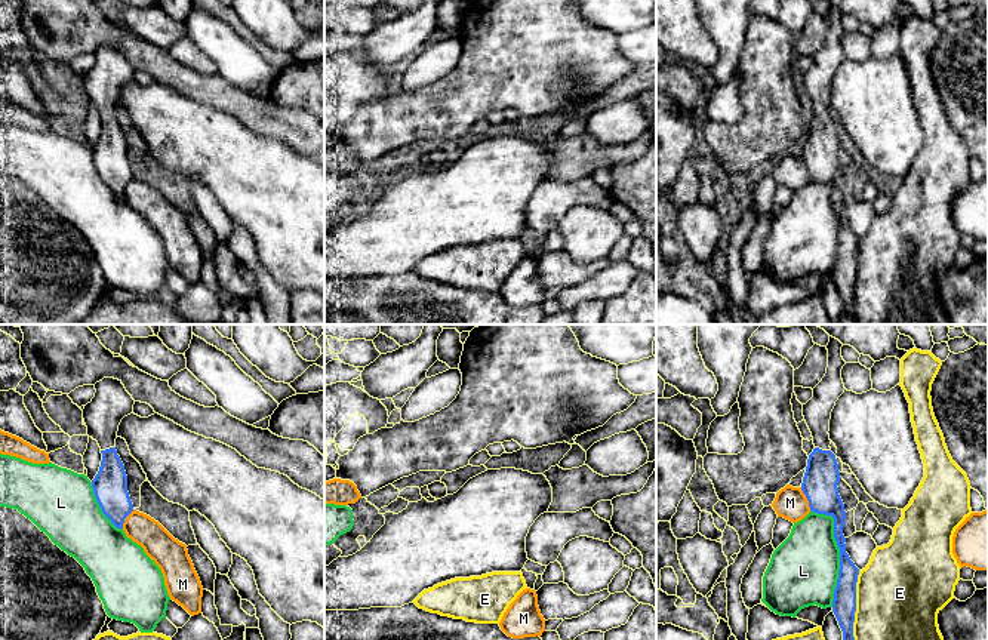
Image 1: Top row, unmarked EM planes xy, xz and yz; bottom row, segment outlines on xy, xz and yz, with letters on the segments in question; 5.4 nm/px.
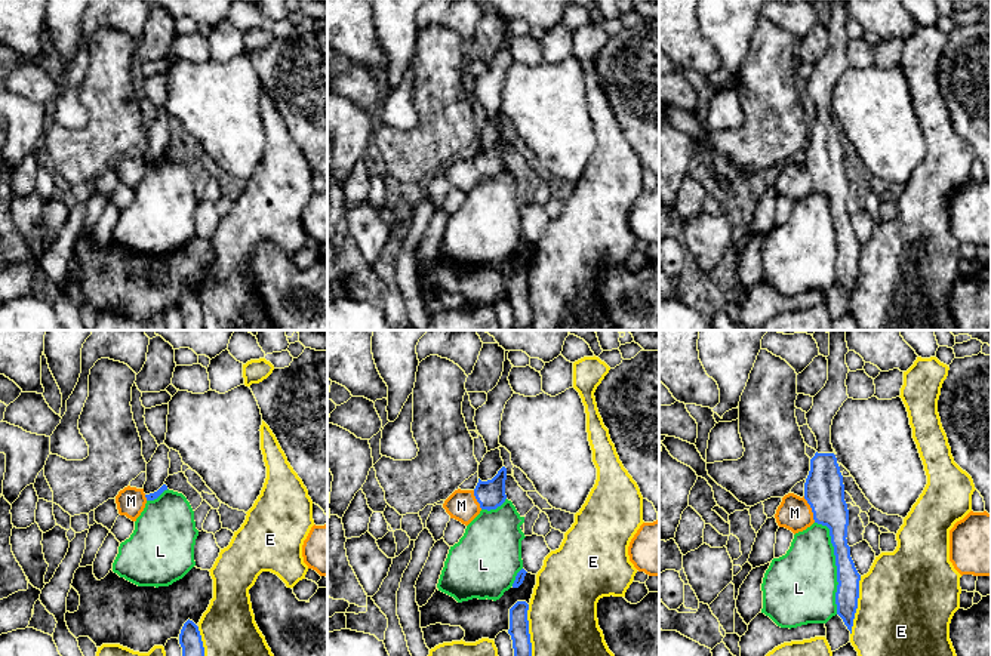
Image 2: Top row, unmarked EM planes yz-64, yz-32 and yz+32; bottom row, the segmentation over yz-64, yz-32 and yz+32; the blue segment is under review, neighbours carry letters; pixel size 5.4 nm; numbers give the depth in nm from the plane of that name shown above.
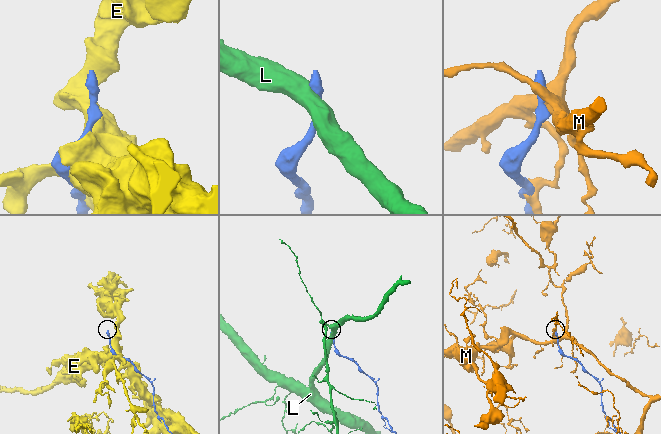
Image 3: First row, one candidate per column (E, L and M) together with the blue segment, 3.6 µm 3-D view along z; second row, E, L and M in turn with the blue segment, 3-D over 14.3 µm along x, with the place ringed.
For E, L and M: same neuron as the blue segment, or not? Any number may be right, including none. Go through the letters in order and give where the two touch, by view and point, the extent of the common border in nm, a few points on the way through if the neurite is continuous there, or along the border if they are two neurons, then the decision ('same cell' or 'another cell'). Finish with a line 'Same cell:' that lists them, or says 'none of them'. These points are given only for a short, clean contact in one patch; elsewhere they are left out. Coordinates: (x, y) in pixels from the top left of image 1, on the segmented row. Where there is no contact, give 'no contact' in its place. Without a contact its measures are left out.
E: contact yz (855, 605); length 380 nm; another cell
L: contact yz (840, 551); length 550 nm; another cell
M: contact yz (808, 500); length 140 nm; another cell
Same cell: none of them

